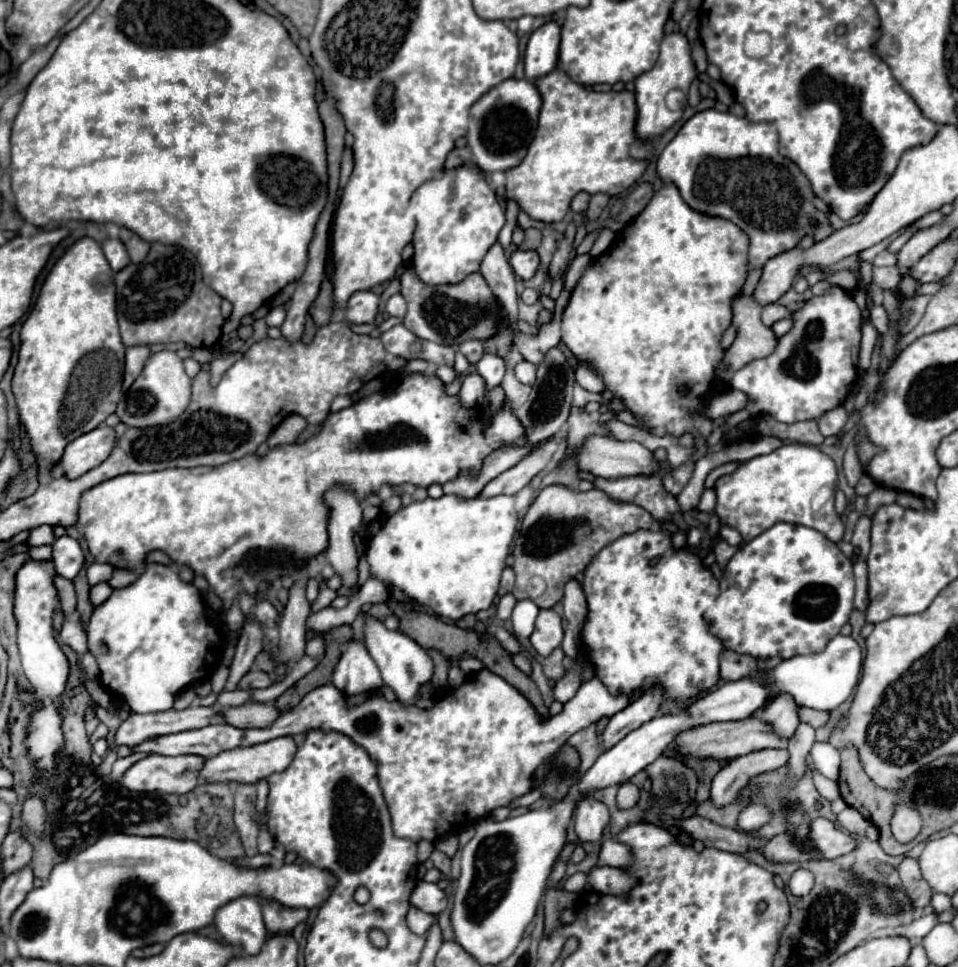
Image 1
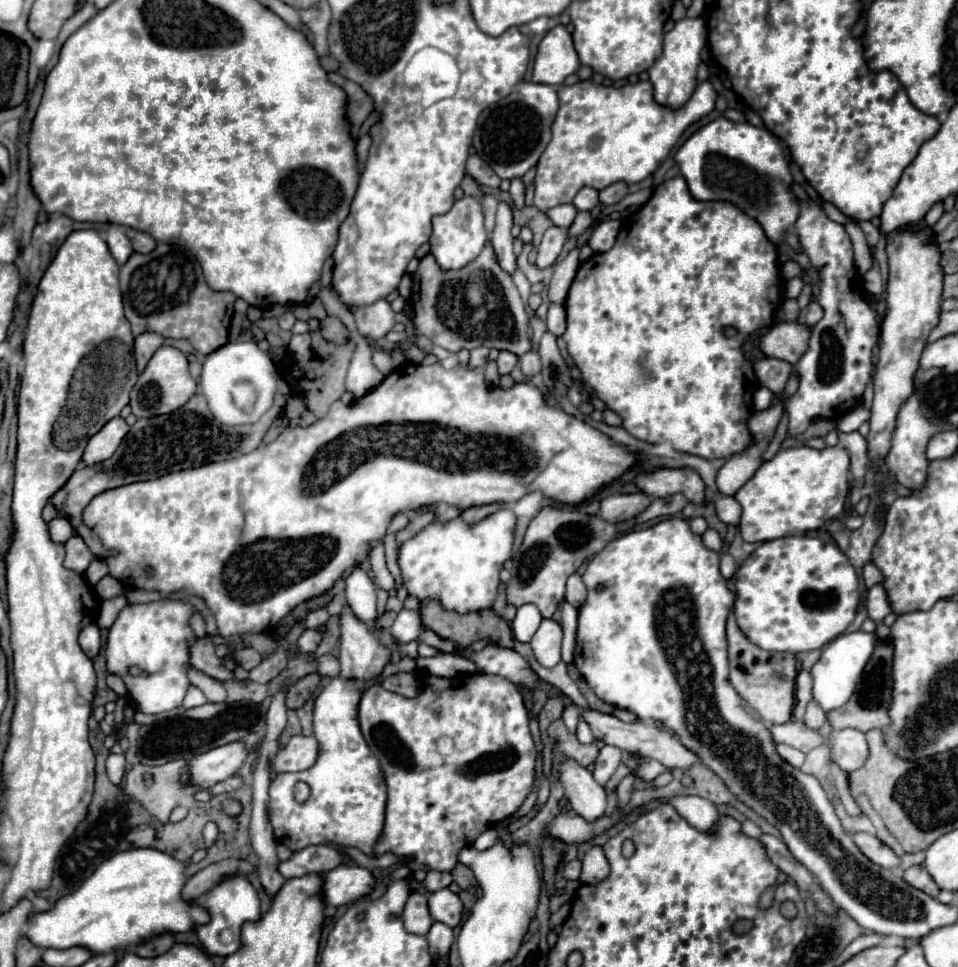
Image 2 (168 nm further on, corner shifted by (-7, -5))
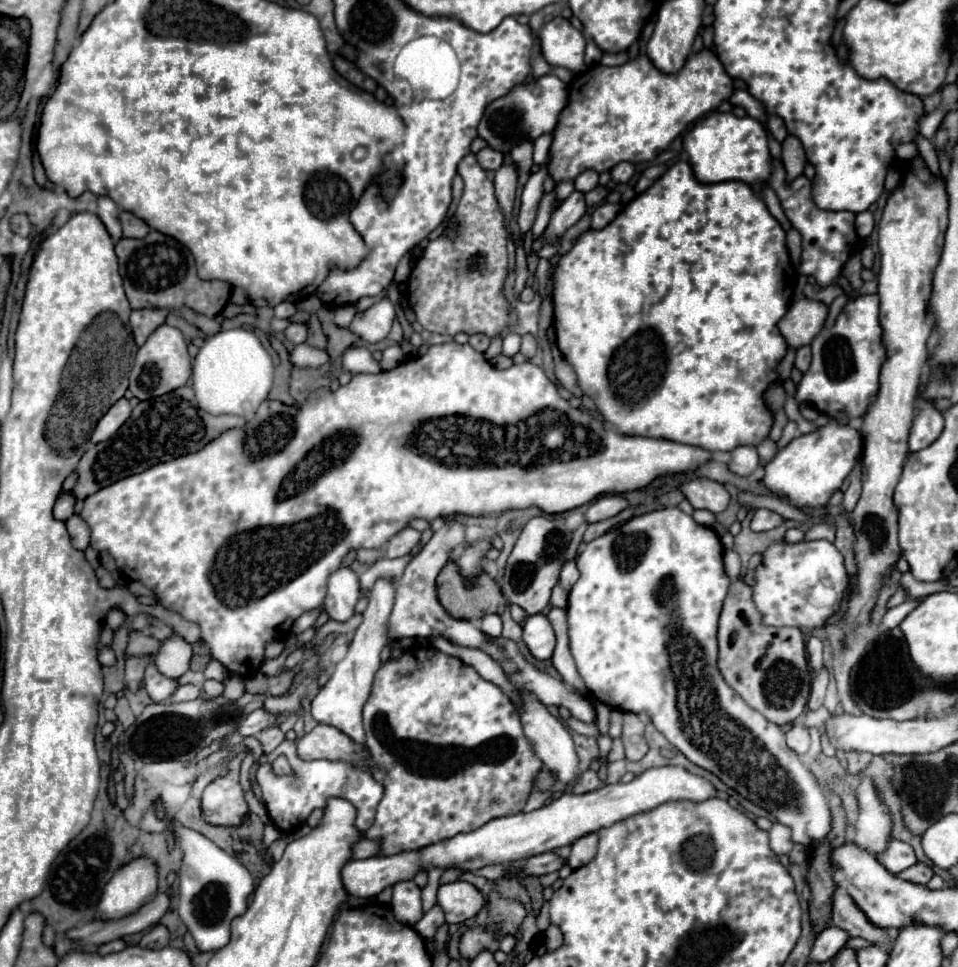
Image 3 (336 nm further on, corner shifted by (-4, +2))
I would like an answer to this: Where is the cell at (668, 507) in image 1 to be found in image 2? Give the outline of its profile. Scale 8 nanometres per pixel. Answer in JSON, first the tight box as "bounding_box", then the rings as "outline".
{"bounding_box":[599,494,651,522],"outline":[[[647,494],[607,496],[601,500],[599,516],[605,518],[605,522],[625,522],[641,514],[649,504],[651,504],[651,498]]]}

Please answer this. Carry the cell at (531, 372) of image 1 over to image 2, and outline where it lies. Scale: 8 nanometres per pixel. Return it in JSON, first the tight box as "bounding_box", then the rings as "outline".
{"bounding_box":[519,350,541,378],"outline":[[[529,350],[529,354],[523,354],[519,358],[519,364],[521,364],[523,372],[527,374],[527,378],[531,378],[537,372],[541,372],[541,358],[539,358],[537,350]]]}

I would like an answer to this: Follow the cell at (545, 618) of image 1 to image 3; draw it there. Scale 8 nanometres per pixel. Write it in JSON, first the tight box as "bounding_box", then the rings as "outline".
{"bounding_box":[524,613,556,661],"outline":[[[538,613],[538,615],[530,615],[526,619],[524,643],[528,645],[530,653],[536,659],[546,661],[546,659],[552,657],[552,651],[554,651],[554,645],[556,645],[556,637],[554,637],[554,629],[552,629],[552,625],[550,625],[546,615]]]}

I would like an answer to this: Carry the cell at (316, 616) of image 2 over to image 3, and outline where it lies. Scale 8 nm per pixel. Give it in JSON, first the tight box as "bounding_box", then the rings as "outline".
{"bounding_box":[292,609,320,635],"outline":[[[312,609],[312,611],[302,613],[302,615],[294,621],[294,625],[292,625],[292,633],[294,633],[294,635],[298,635],[298,633],[306,631],[308,627],[312,627],[312,625],[314,625],[314,621],[318,619],[318,615],[320,615],[320,609]]]}

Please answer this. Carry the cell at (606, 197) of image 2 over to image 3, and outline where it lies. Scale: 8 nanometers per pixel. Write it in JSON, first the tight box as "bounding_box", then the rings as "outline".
{"bounding_box":[610,163,634,183],"outline":[[[618,163],[618,165],[610,171],[610,177],[612,177],[614,183],[628,183],[632,175],[634,175],[632,163]]]}

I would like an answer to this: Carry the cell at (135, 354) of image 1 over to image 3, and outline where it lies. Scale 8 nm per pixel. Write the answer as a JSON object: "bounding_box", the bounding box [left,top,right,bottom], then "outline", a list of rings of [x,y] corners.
{"bounding_box":[130,309,168,347],"outline":[[[150,309],[150,311],[132,311],[130,315],[130,325],[134,333],[134,341],[138,347],[146,343],[150,333],[154,333],[160,325],[164,325],[168,311],[162,309]]]}

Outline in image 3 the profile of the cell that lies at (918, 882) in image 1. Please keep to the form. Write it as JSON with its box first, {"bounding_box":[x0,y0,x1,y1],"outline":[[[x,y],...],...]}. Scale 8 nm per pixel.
{"bounding_box":[898,863,934,885],"outline":[[[916,863],[916,865],[912,865],[912,867],[908,867],[908,869],[898,873],[900,879],[912,881],[912,883],[920,883],[920,885],[926,885],[932,879],[932,875],[934,875],[932,867],[924,865],[924,863]]]}

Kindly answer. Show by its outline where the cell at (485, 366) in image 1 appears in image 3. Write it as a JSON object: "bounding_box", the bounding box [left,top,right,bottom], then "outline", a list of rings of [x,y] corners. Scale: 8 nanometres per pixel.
{"bounding_box":[502,333,520,357],"outline":[[[508,333],[508,335],[504,337],[504,343],[502,343],[502,355],[514,357],[514,355],[518,353],[518,349],[520,349],[520,335]]]}

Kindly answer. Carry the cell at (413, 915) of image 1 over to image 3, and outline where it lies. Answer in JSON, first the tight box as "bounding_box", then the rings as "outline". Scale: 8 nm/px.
{"bounding_box":[390,881,424,927],"outline":[[[414,881],[396,883],[390,905],[392,905],[396,919],[410,927],[414,927],[424,915],[422,901],[420,901],[420,887]]]}

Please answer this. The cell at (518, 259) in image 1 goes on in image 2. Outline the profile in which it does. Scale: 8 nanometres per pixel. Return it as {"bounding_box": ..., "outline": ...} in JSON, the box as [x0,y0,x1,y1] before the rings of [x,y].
{"bounding_box":[537,226,569,268],"outline":[[[553,226],[543,234],[541,244],[537,246],[537,266],[539,268],[547,268],[553,266],[553,262],[557,260],[565,240],[569,238],[569,228],[559,228]]]}

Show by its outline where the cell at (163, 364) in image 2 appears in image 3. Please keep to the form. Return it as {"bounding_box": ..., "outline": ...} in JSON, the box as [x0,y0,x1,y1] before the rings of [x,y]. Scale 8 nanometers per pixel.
{"bounding_box":[130,325,192,401],"outline":[[[162,325],[150,335],[150,339],[138,349],[134,369],[130,373],[130,391],[136,399],[148,401],[160,395],[166,395],[178,387],[184,387],[192,375],[192,359],[188,355],[186,341],[176,327]]]}

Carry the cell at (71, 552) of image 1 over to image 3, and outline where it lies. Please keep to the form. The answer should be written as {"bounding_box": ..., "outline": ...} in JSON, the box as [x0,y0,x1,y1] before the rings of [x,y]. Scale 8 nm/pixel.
{"bounding_box":[66,515,90,551],"outline":[[[72,515],[66,521],[66,529],[68,529],[70,539],[72,539],[72,545],[76,549],[84,551],[90,545],[90,529],[86,527],[86,523],[84,523],[84,519],[80,515]]]}

